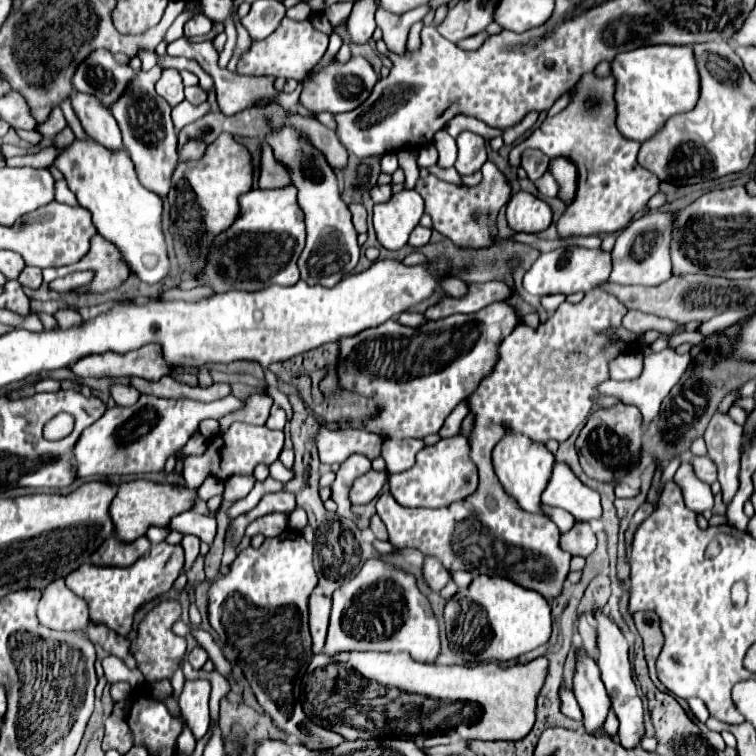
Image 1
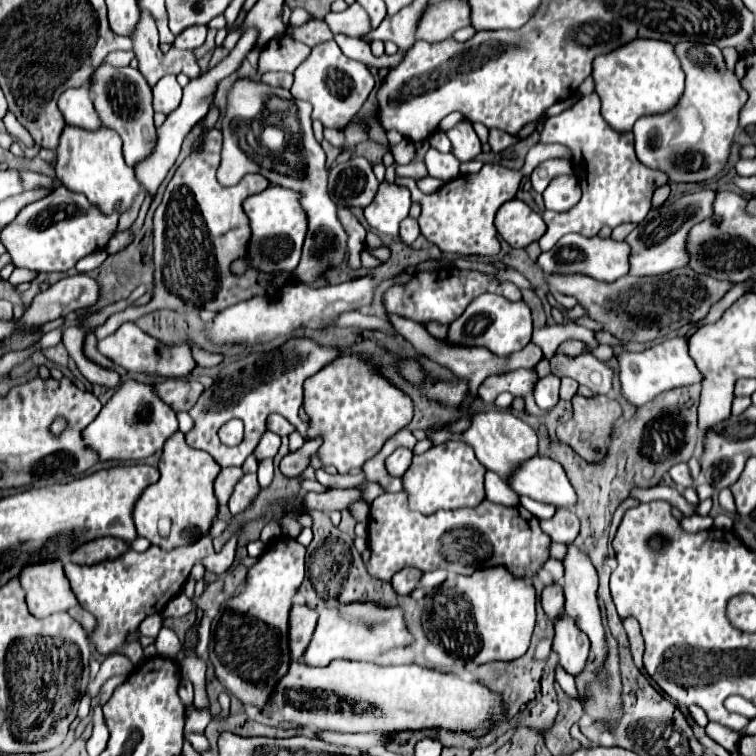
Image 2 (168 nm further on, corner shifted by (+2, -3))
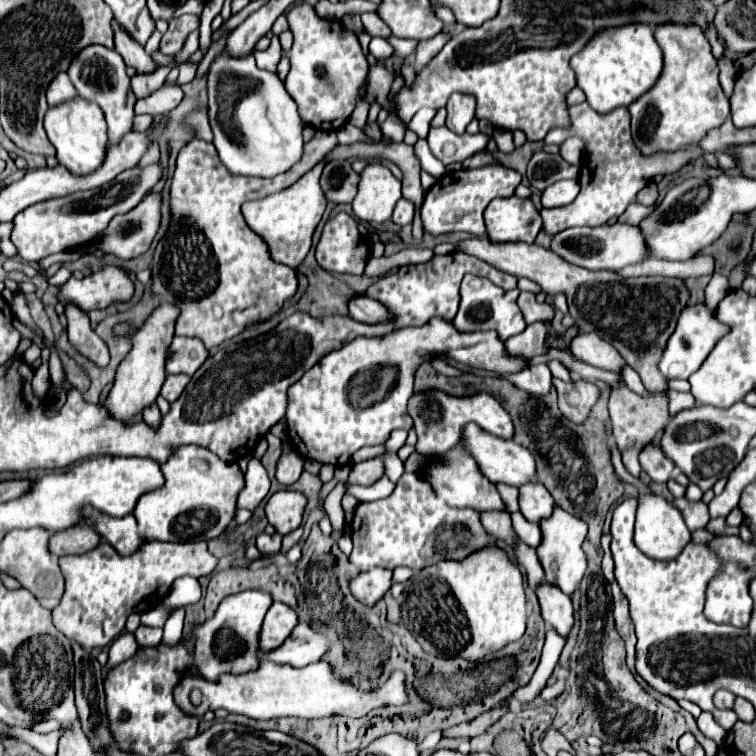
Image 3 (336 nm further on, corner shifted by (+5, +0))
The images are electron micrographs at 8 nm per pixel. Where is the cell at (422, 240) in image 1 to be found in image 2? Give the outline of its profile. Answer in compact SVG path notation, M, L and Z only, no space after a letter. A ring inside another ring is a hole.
M405 217L403 223L401 223L401 229L399 229L399 237L401 237L401 241L407 243L407 245L411 245L419 235L421 235L421 231L419 231L417 219L413 219L413 217Z

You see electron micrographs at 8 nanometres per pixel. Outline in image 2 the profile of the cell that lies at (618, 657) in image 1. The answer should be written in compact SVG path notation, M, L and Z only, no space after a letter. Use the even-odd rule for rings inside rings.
M577 543L567 545L567 553L563 557L563 567L565 567L565 575L563 575L565 613L571 615L575 619L575 623L579 625L579 629L589 635L591 653L595 655L595 663L599 667L605 657L605 629L601 625L601 613L599 613L599 605L597 605L597 595L595 595L597 593L597 571L595 571L589 555Z

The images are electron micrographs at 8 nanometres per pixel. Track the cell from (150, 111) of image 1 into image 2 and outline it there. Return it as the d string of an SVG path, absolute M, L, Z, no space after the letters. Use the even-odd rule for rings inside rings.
M101 63L87 81L89 91L95 95L93 105L105 127L113 127L123 139L123 155L127 165L135 165L139 159L147 157L155 141L155 125L153 125L153 107L151 107L151 87L143 75L133 67L113 67L109 63Z

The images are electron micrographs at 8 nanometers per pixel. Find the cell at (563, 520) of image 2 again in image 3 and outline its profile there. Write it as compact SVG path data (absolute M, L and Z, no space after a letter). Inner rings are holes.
M536 482L536 484L520 486L520 512L524 514L526 520L538 524L542 518L546 520L552 514L554 506L556 502L552 500L544 484Z

